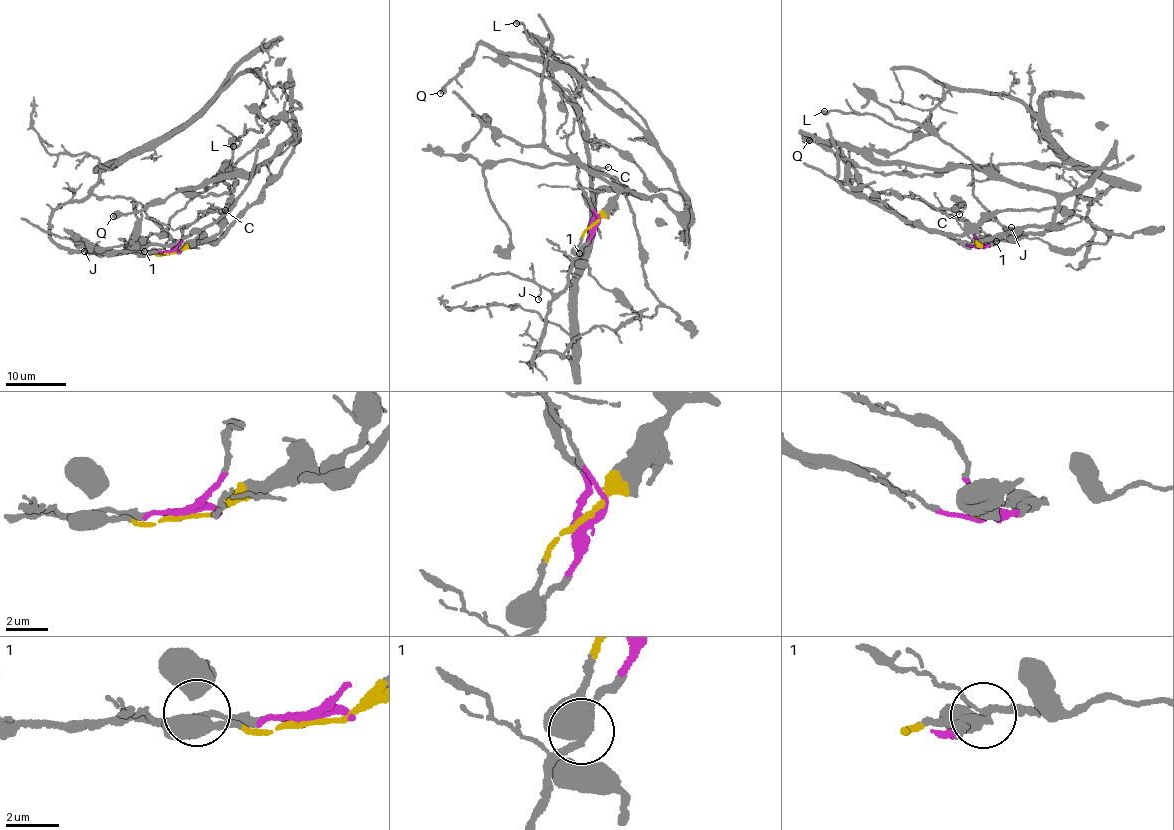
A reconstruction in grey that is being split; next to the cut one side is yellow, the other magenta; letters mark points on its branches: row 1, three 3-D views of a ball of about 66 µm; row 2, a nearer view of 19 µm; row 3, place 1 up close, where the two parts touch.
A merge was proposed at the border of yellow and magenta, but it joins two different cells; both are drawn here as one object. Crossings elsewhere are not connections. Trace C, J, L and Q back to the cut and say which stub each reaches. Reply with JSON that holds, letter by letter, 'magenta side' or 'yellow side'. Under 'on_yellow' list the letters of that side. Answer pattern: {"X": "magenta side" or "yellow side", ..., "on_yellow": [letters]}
{"C": "magenta side", "J": "magenta side", "L": "magenta side", "Q": "yellow side", "on_yellow": ["Q"]}

